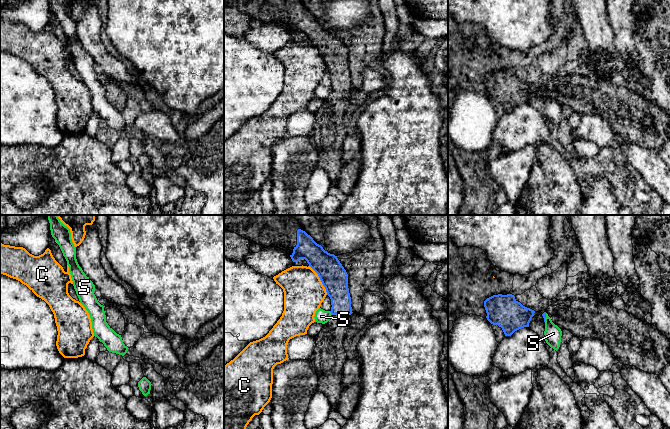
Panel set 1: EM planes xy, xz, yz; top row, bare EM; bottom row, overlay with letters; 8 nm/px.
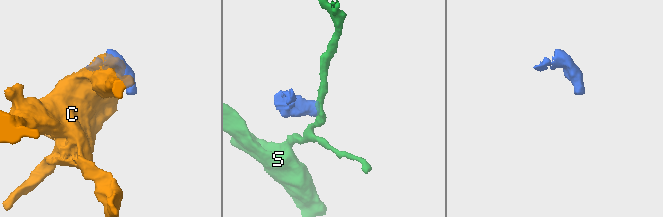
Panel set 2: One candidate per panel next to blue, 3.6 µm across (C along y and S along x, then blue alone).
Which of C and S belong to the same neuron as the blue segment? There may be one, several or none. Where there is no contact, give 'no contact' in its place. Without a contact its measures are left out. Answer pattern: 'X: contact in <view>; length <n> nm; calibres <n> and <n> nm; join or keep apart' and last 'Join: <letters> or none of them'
C: contact in xz; length 280 nm; calibres 220 and 320 nm; keep apart
S: contact in xz; length 40 nm; calibres 190 and 110 nm; keep apart
Join: none of them

